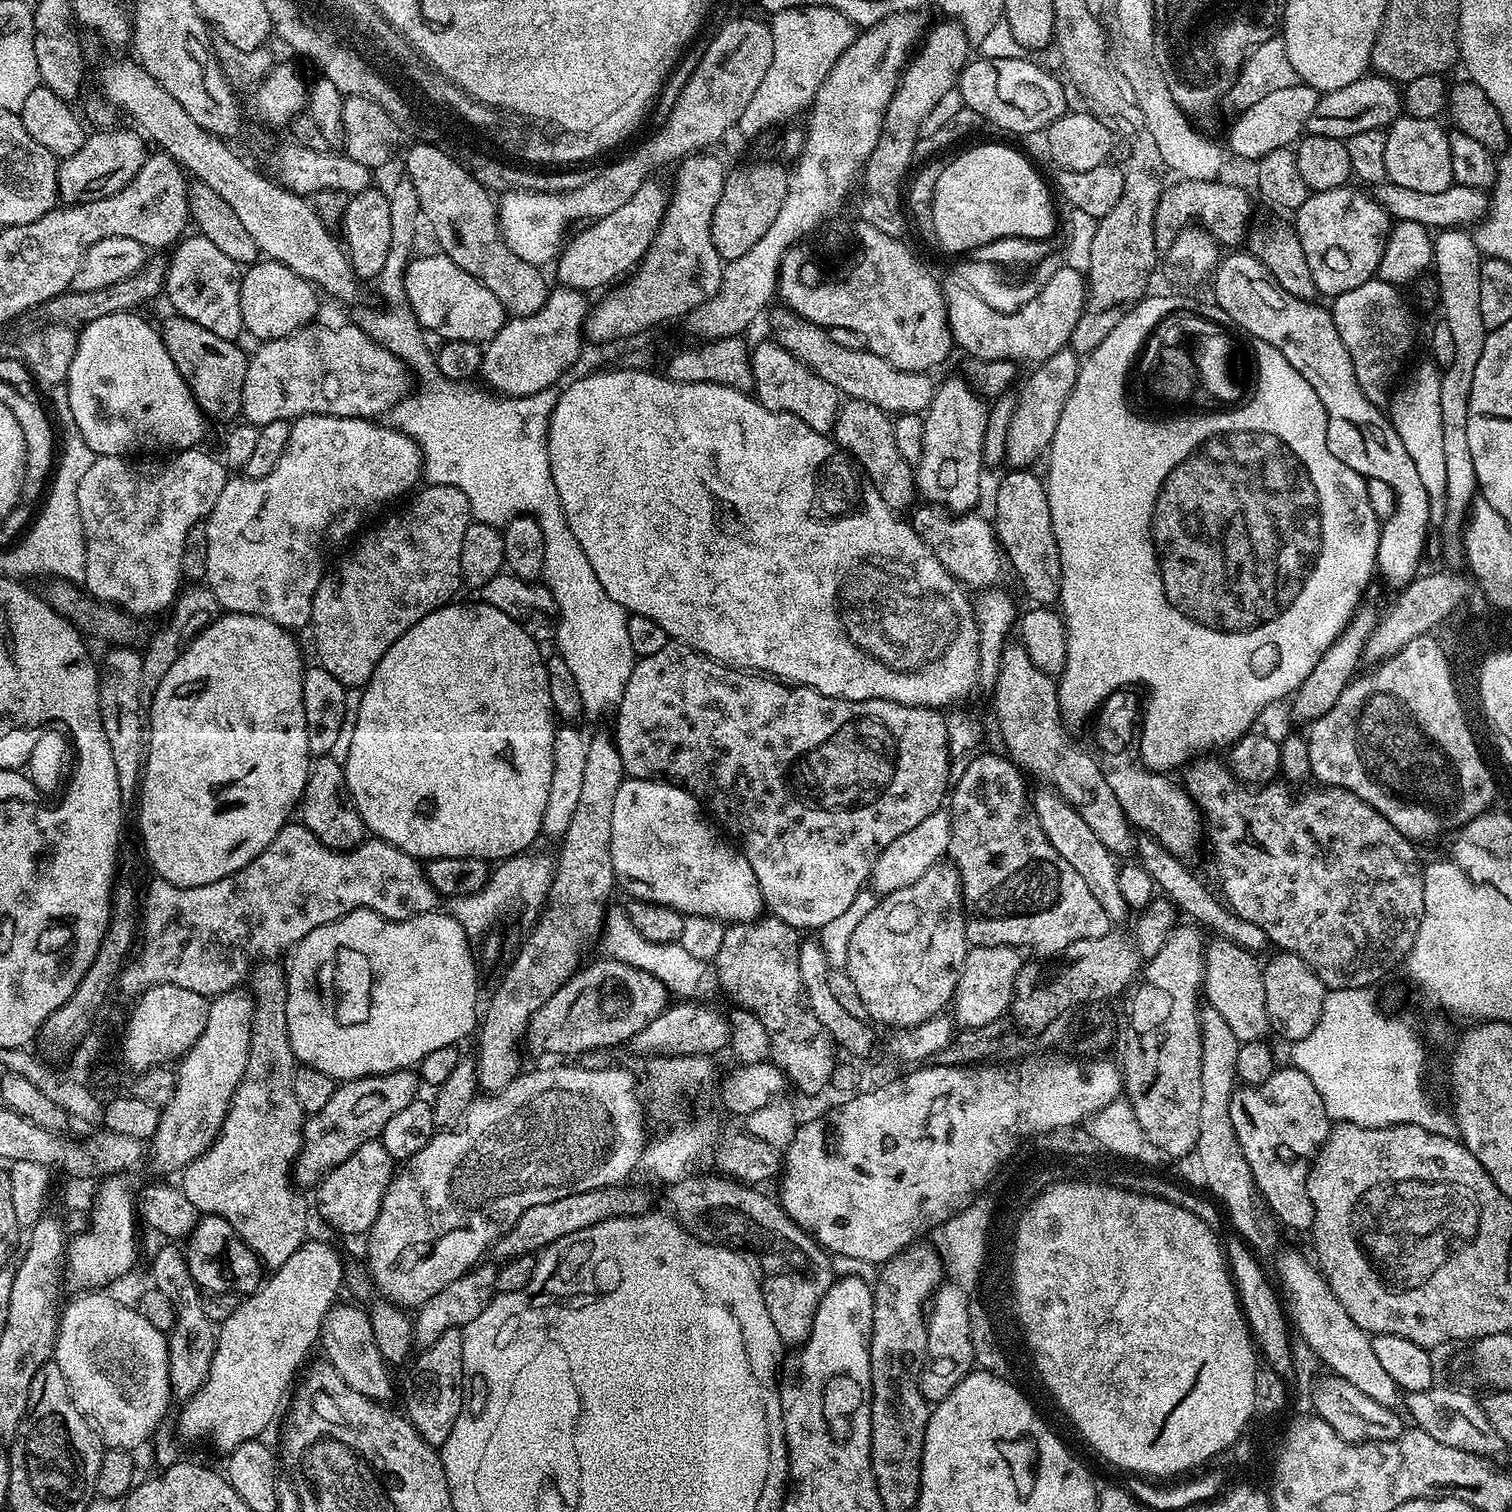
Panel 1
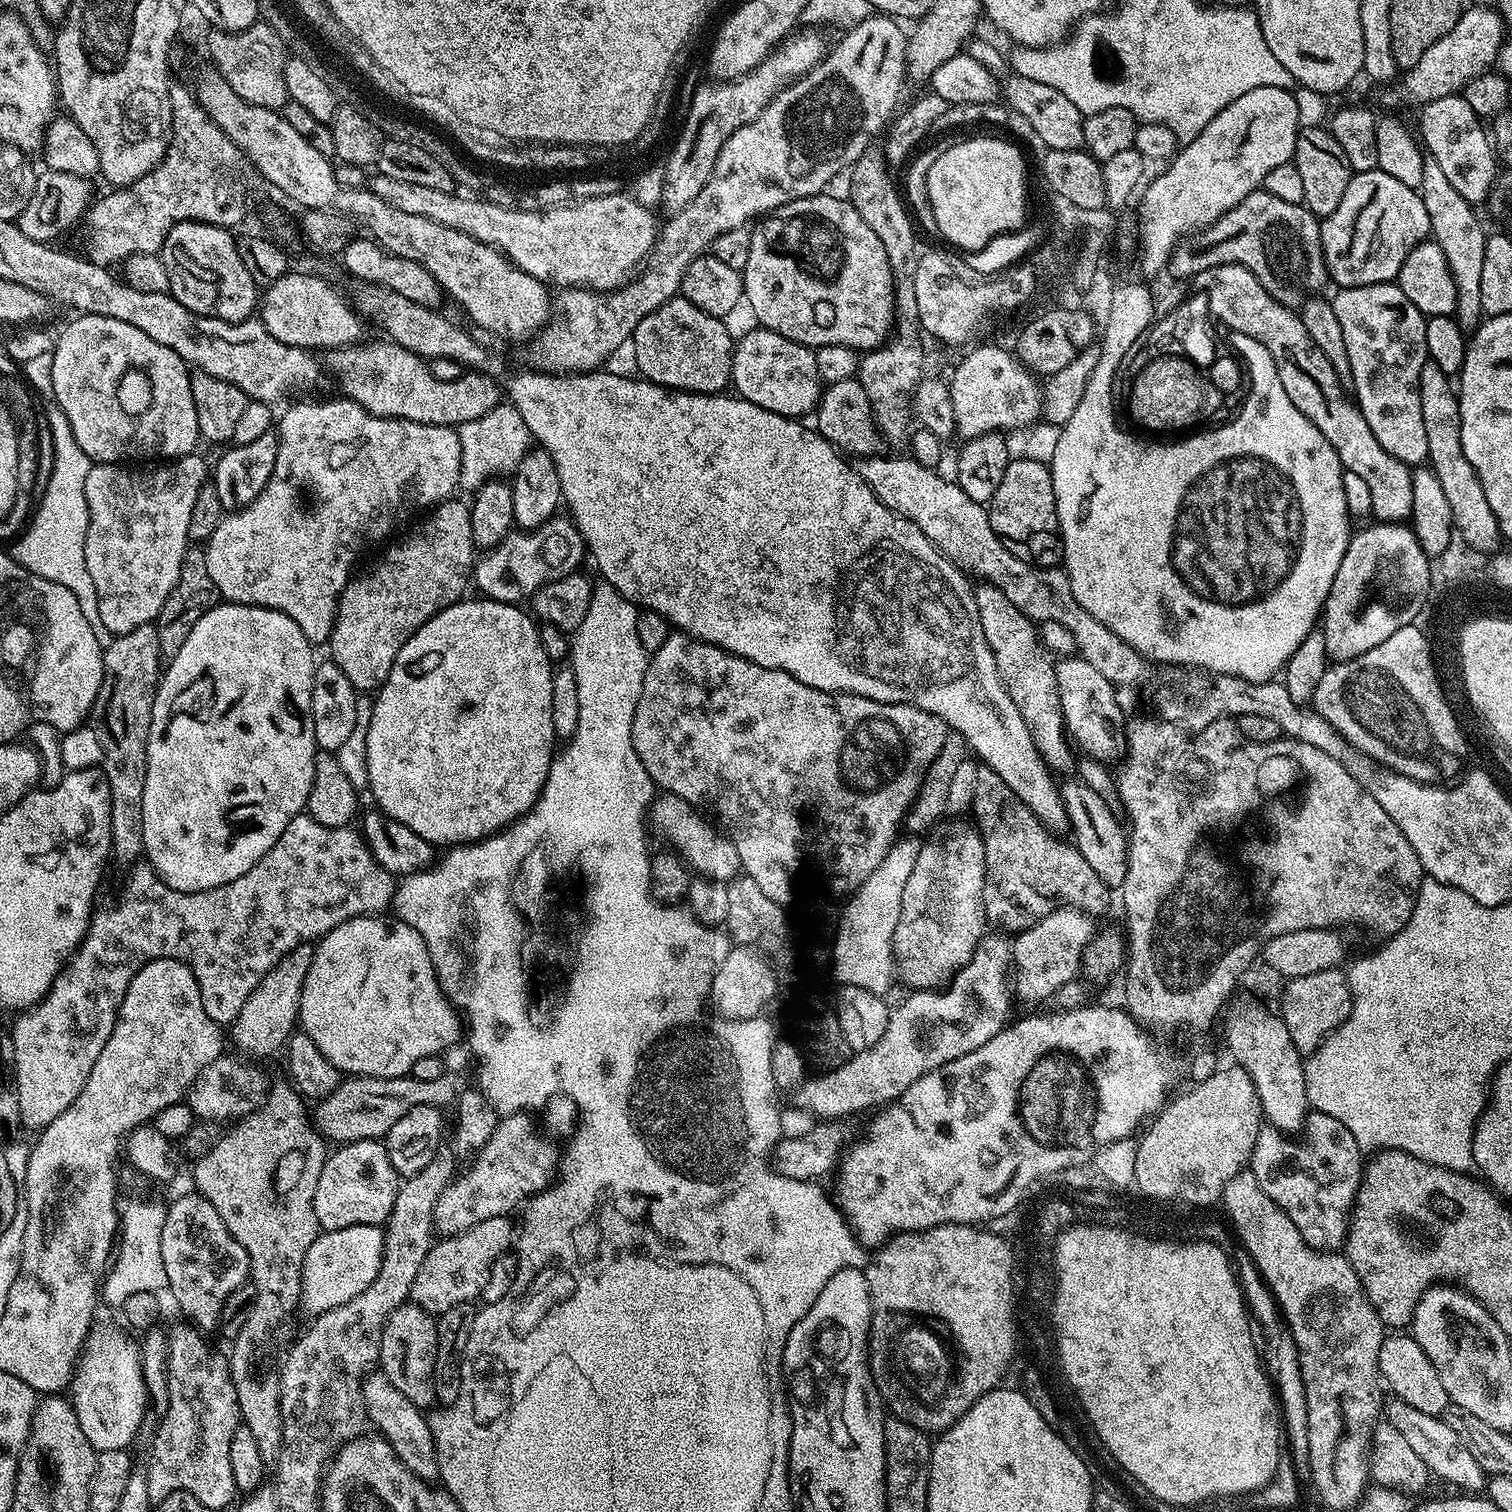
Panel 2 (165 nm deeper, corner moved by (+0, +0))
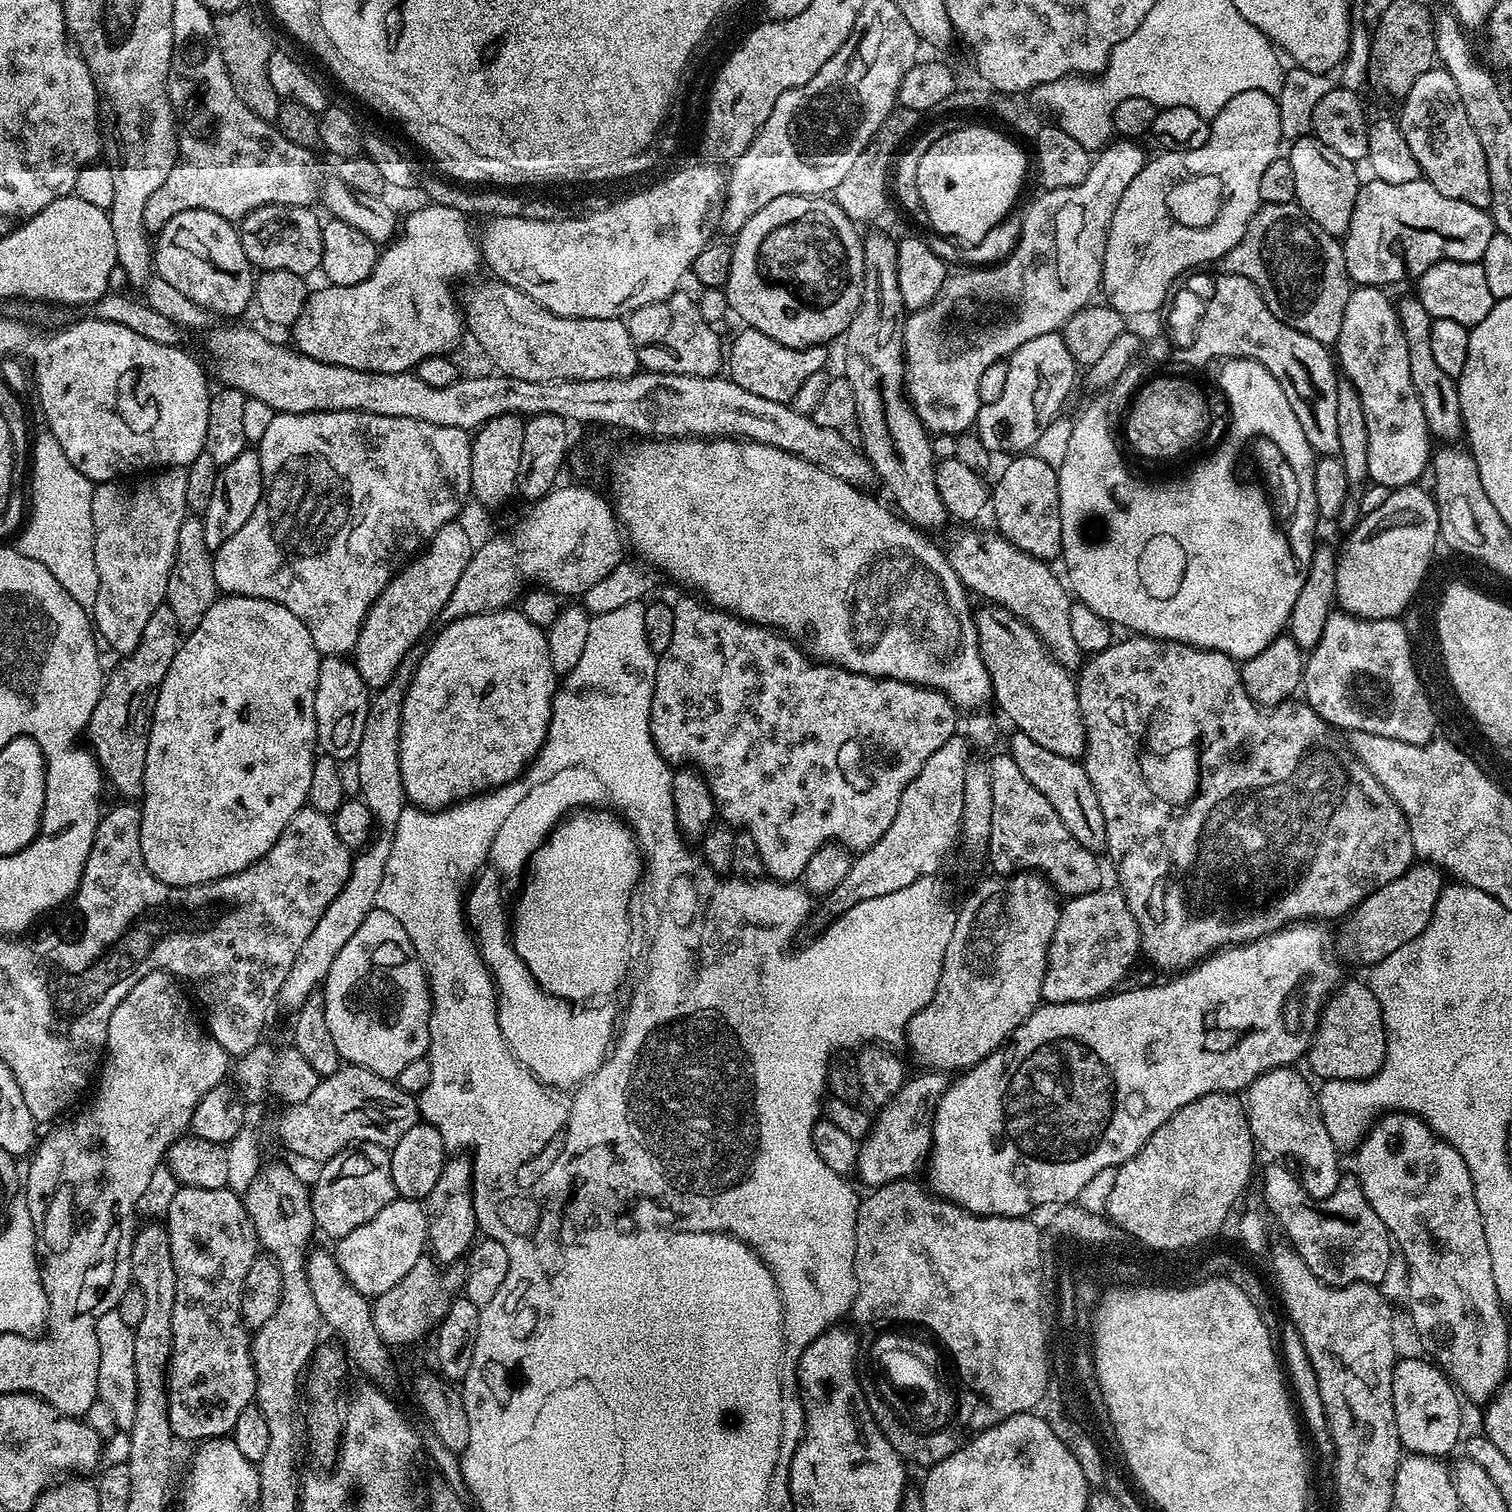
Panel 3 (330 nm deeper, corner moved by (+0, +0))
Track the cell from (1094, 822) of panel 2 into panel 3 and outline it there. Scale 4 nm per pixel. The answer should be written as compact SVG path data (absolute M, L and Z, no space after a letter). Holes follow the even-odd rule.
M1013 731L1012 748L1010 755L1014 762L1018 762L1018 770L1030 778L1032 785L1058 810L1058 818L1066 822L1066 830L1074 834L1086 850L1097 854L1103 853L1108 846L1108 835L1106 834L1106 818L1102 818L1102 806L1098 806L1098 794L1086 774L1083 763L1079 759L1071 760L1062 758L1062 754L1053 754L1051 750L1046 750L1043 746L1038 746L1034 738L1029 738L1026 734Z

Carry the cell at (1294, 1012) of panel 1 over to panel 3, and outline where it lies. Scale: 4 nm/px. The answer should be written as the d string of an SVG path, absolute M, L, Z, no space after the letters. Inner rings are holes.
M1347 980L1327 997L1306 1053L1311 1075L1320 1076L1321 1081L1367 1080L1379 1072L1386 1054L1388 1039L1378 998L1365 981L1363 984L1360 980Z

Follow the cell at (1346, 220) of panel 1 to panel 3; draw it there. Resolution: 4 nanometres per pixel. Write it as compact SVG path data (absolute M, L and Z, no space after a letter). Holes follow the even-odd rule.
M1375 178L1361 183L1360 193L1350 214L1350 226L1342 237L1344 261L1348 279L1356 286L1389 286L1404 280L1408 272L1419 278L1439 260L1457 260L1475 264L1483 261L1490 238L1496 235L1496 225L1485 209L1470 206L1461 200L1446 198L1423 178L1414 182L1382 182Z

